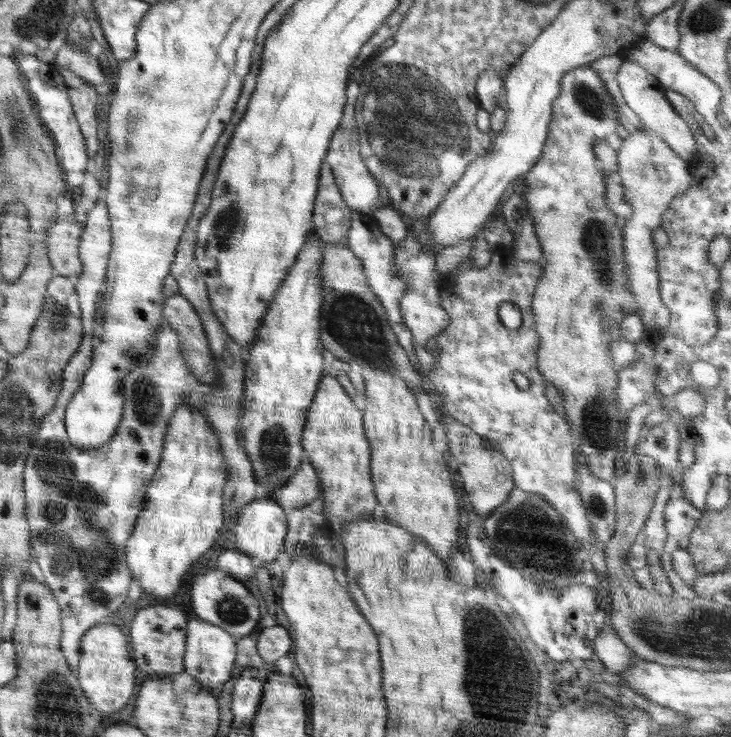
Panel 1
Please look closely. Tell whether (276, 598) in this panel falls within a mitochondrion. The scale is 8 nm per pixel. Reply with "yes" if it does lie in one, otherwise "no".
no

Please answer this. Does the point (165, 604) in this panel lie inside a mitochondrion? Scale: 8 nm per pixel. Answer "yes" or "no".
no

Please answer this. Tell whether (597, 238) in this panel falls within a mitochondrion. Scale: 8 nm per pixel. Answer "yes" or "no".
yes

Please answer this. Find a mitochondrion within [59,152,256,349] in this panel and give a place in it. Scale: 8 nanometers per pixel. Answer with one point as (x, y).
(227, 224)

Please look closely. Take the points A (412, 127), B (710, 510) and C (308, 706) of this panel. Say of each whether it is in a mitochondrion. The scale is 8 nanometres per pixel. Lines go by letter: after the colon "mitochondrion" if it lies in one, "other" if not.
A: mitochondrion
B: other
C: other

